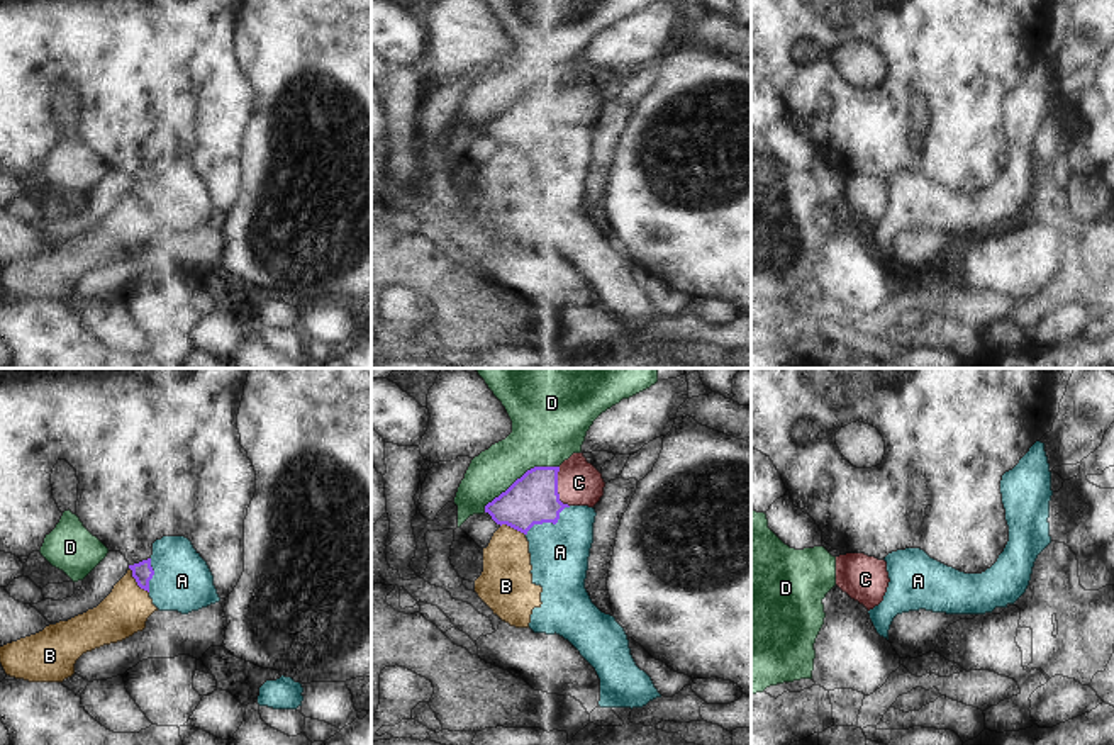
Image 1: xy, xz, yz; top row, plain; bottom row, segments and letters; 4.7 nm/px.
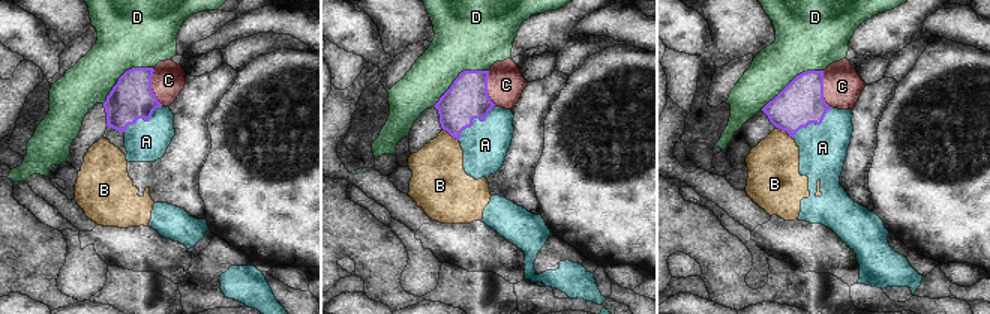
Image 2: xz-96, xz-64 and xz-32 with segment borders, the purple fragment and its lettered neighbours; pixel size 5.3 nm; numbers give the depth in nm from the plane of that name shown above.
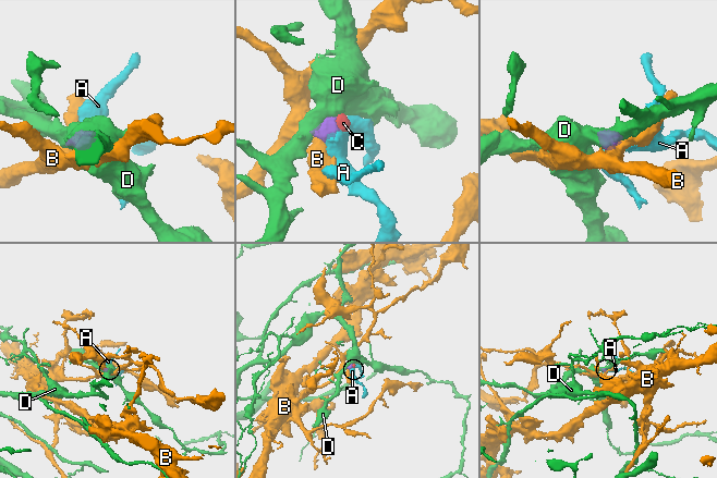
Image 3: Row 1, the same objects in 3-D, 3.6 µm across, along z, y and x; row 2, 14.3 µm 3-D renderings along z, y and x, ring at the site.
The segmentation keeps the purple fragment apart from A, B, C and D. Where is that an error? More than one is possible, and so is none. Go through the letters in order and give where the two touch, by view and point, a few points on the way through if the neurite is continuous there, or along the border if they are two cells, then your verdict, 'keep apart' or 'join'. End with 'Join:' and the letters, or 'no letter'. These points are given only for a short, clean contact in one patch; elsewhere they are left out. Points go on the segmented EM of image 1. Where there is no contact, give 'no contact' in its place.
A: xz (550, 521) | across xz (533, 499), (533, 504), (550, 521), (560, 535), (560, 552) | join
B: xy (136, 581) | along xy (129, 567), (134, 581), (148, 593) | keep apart
C: xz (556, 487) | along xz (558, 467), (558, 498), (568, 506) | keep apart
D: xz (521, 477) | keep apart
Join: A

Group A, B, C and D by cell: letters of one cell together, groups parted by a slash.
A / B C / D

